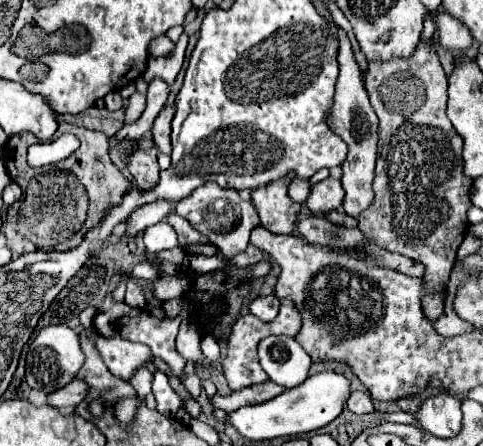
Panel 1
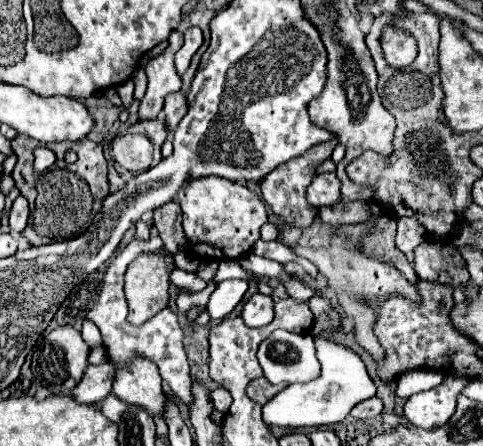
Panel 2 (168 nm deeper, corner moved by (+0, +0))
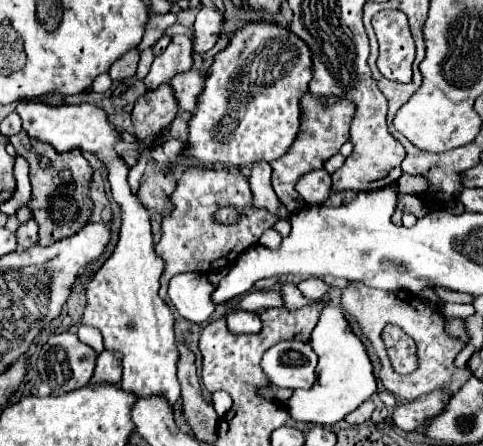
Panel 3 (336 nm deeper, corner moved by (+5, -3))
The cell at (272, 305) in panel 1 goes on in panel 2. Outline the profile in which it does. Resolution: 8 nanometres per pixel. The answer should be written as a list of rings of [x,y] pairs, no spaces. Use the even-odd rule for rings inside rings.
[[[254,294],[242,308],[242,320],[248,328],[260,328],[272,322],[274,318],[274,302],[270,296]]]

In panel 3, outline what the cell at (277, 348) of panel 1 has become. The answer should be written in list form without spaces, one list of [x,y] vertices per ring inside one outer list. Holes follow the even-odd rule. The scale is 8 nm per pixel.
[[[281,341],[265,351],[261,359],[261,369],[269,381],[277,387],[305,389],[313,385],[317,355],[303,341]]]

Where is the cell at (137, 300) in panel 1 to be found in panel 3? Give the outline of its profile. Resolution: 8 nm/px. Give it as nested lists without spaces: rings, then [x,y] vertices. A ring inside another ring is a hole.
[[[189,167],[189,171],[185,171],[177,181],[173,203],[175,209],[163,219],[163,237],[155,245],[155,253],[165,263],[159,289],[161,299],[167,297],[167,283],[173,275],[185,271],[211,273],[233,265],[237,257],[253,247],[259,237],[277,221],[277,217],[269,211],[253,207],[249,183],[241,175],[233,175],[227,169],[209,171],[205,167]],[[223,207],[235,207],[239,211],[239,221],[217,223],[215,211]]]

